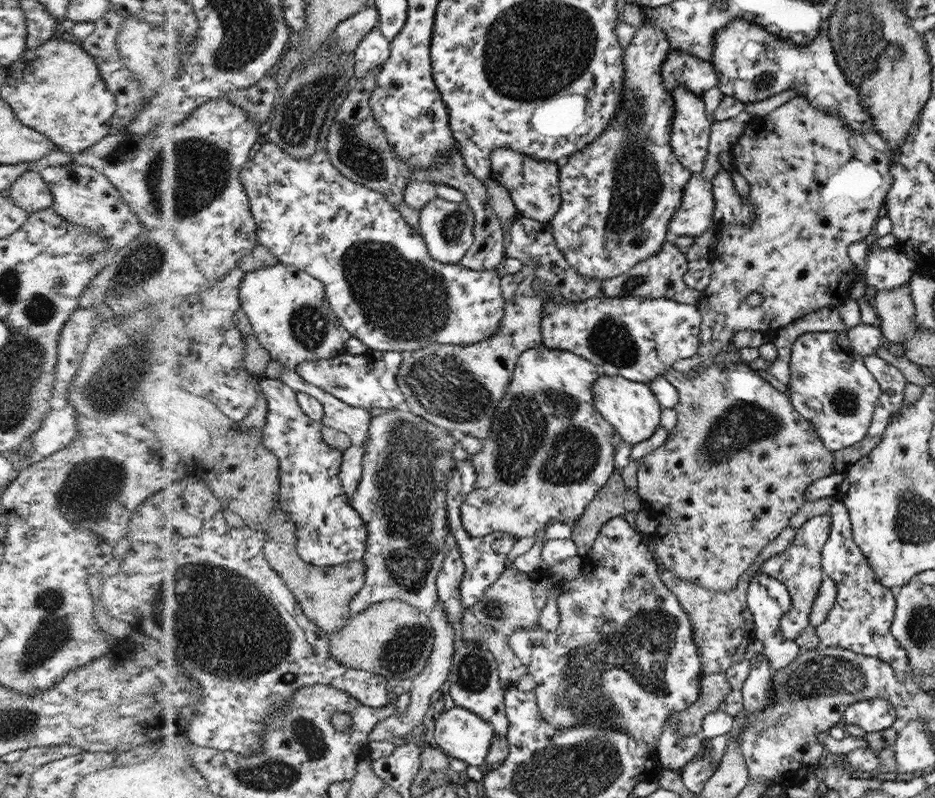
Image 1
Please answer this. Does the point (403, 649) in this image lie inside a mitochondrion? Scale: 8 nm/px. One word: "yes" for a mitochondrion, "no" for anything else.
yes

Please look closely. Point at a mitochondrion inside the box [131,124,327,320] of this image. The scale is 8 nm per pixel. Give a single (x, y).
(199, 172)

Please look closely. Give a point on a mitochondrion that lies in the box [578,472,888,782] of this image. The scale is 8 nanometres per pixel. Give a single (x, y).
(817, 677)

